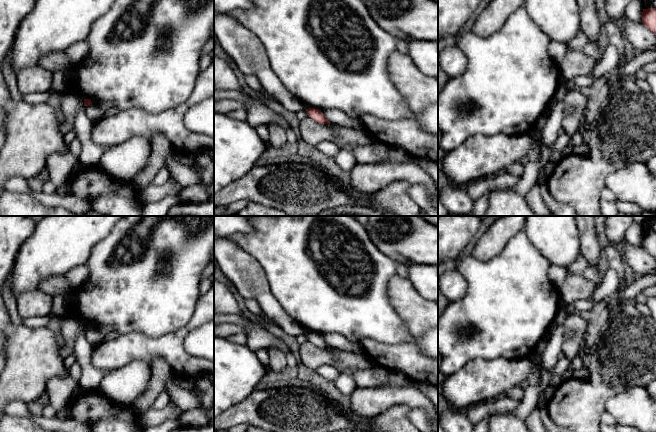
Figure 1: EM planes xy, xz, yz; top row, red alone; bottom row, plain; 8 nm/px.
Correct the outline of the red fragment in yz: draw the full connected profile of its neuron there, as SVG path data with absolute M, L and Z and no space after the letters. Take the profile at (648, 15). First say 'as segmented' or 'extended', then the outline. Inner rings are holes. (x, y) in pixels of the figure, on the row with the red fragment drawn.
as segmented; M656 8L643 9L642 24L656 35Z

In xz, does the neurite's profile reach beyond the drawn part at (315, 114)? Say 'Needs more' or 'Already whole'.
Already whole

